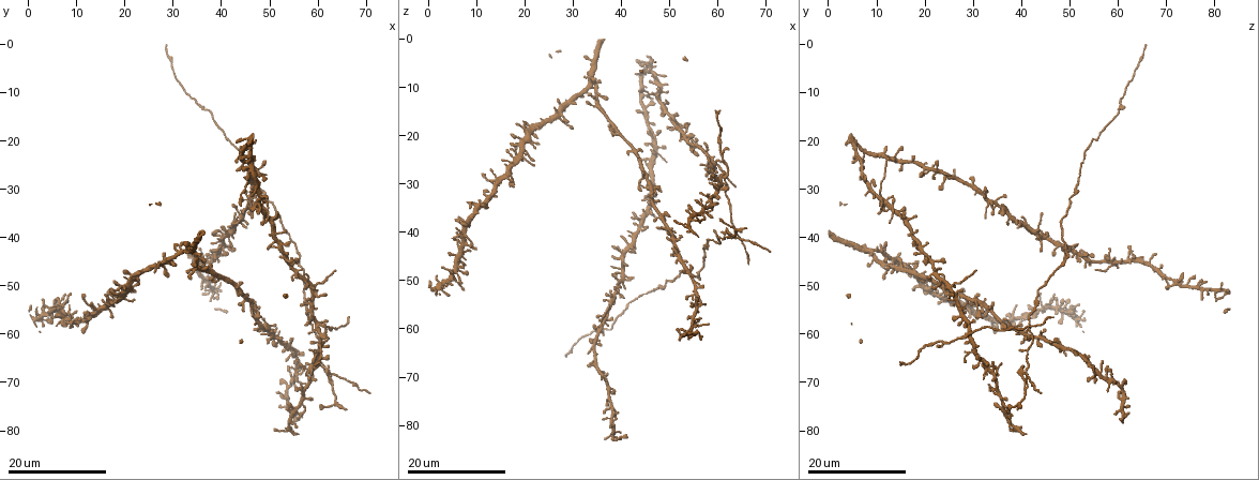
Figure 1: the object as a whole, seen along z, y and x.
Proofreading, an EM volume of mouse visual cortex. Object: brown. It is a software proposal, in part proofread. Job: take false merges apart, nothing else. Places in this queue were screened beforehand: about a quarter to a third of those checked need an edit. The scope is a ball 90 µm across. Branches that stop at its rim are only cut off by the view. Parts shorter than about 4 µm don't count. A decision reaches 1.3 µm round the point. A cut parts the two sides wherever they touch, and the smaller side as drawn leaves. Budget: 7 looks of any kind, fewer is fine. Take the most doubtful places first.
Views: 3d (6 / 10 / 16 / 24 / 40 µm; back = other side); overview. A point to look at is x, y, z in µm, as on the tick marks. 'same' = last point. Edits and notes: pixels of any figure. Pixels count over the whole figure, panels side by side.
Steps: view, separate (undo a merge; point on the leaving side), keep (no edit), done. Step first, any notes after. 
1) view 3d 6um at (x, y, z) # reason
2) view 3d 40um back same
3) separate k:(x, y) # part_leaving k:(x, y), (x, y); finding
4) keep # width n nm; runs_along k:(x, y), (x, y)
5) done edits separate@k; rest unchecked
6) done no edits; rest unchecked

view 3d 16um at (59.0, 50.0, 25.0) # thin arm on a thick one

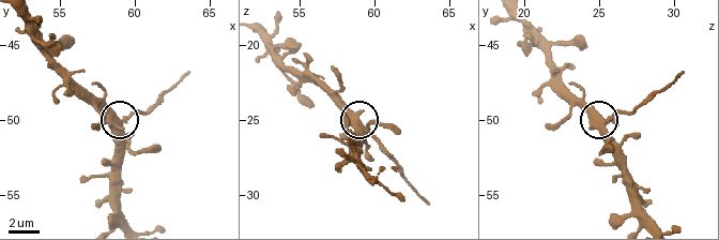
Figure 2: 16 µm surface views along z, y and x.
view 3d 6um at (59.0, 50.2, 25.2) # zoom in

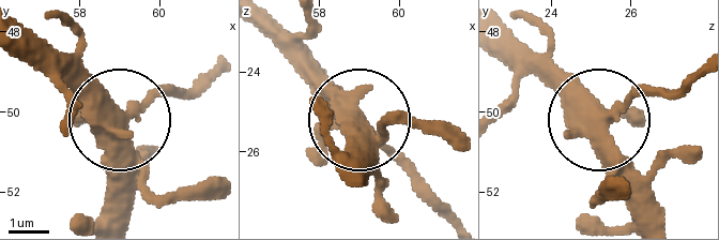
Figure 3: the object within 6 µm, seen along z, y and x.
separate 3:(173, 90) # width 430 nm; part_leaving 3:(138, 110), (207, 73); a second neuron is stuck on

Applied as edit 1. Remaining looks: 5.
view 3d 24um at (61.0, 60.0, 28.0) # arms run side by side

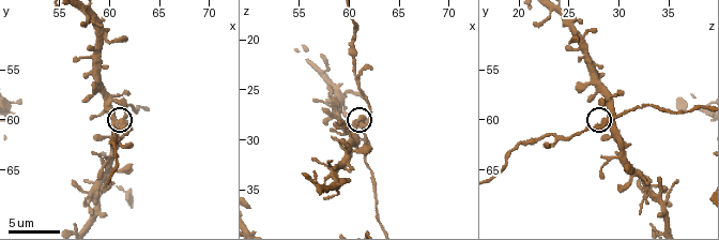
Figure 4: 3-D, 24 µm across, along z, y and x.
view 3d 6um at (61.2, 60.0, 28.6)

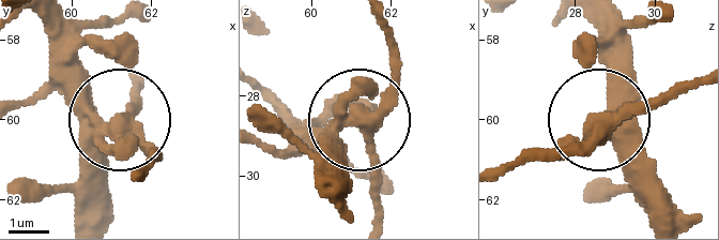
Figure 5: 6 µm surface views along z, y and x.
keep # width 380 nm; runs_along 5:(327, 196), (331, 148), (355, 124), (379, 220); continuous, no second neuron

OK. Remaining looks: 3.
view 3d 24um at (36.0, 45.5, 59.0) # small branch off a trunk

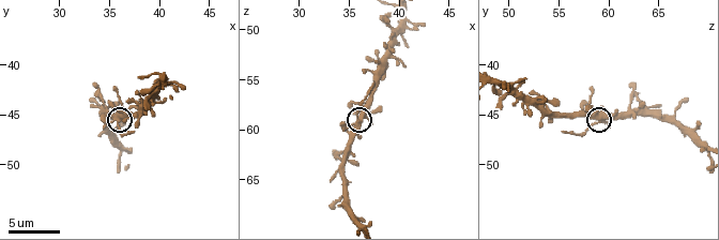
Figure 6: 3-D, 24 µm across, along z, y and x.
view 3d 6um at (35.8, 45.6, 59.0) # closer look

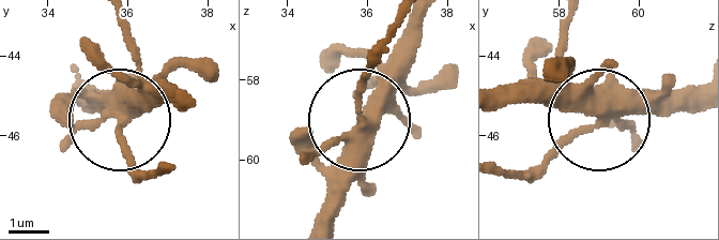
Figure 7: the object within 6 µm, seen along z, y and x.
keep # continuous, no second neuron

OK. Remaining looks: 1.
done edits separate@3; rest unchecked

